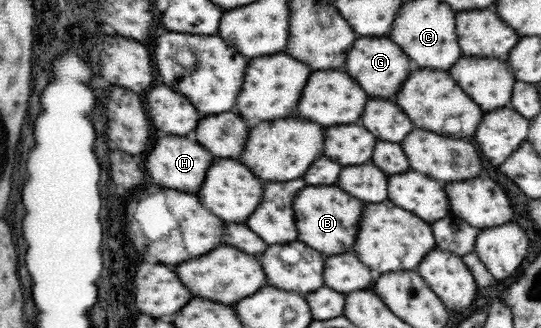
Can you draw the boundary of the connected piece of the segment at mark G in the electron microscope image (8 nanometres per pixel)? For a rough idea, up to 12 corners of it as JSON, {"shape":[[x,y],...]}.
{"shape":[[357,39],[345,71],[367,95],[399,93],[409,57],[389,39]]}

